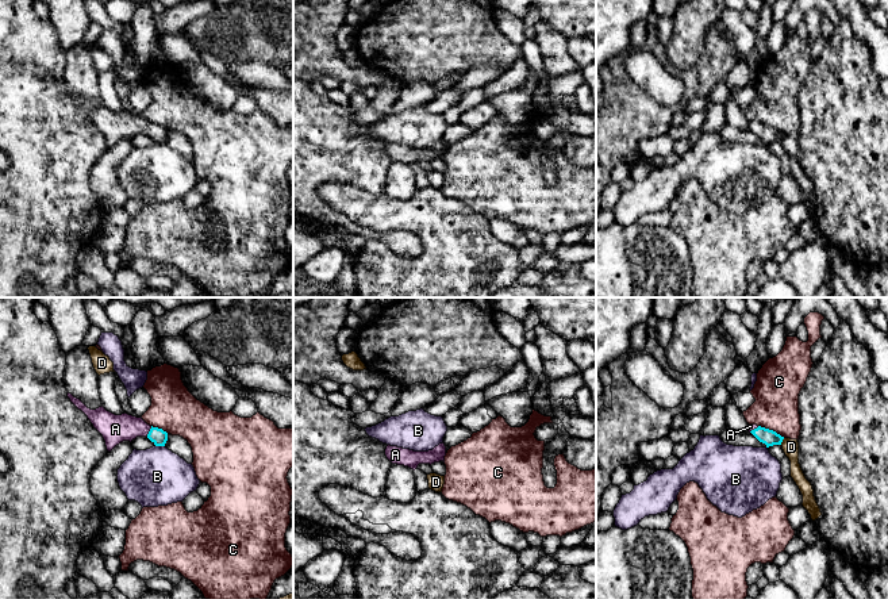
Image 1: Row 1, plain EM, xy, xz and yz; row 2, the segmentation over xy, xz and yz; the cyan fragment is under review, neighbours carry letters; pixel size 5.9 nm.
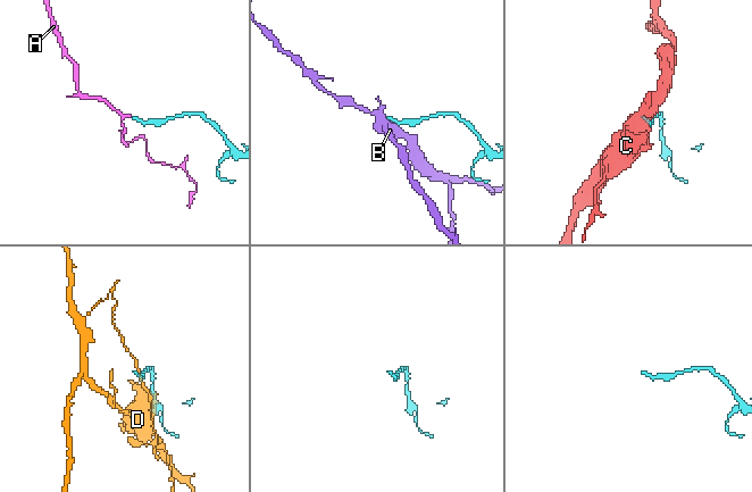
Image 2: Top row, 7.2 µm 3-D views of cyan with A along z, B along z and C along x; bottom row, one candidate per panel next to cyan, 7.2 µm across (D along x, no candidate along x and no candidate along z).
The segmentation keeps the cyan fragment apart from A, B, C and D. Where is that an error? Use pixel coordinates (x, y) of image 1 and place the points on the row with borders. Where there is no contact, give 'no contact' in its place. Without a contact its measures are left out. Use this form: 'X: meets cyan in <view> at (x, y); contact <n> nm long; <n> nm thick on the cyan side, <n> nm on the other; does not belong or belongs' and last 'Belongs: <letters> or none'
A: meets cyan in xy at (149, 432); contact 70 nm long; 90 nm thick on the cyan side, 170 nm on the other; belongs
B: meets cyan in xy at (160, 445); contact 60 nm long; 90 nm thick on the cyan side, 340 nm on the other; does not belong
C: meets cyan in yz at (772, 430); contact 180 nm long; 90 nm thick on the cyan side, 280 nm on the other; does not belong
D: meets cyan in yz at (781, 441); contact 50 nm long; 90 nm thick on the cyan side, 100 nm on the other; does not belong
Belongs: A

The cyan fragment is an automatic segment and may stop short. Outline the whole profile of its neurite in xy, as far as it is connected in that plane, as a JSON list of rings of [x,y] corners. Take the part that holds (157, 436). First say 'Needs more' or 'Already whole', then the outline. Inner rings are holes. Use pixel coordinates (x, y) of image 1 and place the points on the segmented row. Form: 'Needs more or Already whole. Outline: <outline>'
Needs more. Outline: [[[69,392],[68,398],[88,416],[93,427],[103,435],[108,452],[120,442],[131,442],[137,437],[147,437],[155,446],[165,446],[168,441],[166,431],[147,425],[142,416],[137,418],[126,412],[115,415],[107,411],[103,406],[96,410],[91,410]]]

